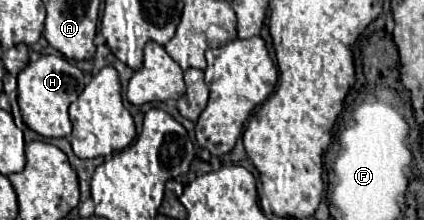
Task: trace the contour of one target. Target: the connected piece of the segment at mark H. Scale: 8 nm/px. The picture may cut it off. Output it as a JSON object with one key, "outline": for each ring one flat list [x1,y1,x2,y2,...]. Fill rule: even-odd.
{"outline":[[53,54,39,56,35,62,29,62,27,68,21,70,17,76,17,94,19,94,17,100,23,122,45,138,69,136,71,128,69,128,67,108,83,88,85,88,85,78,77,66,69,64,61,56,53,56]]}

